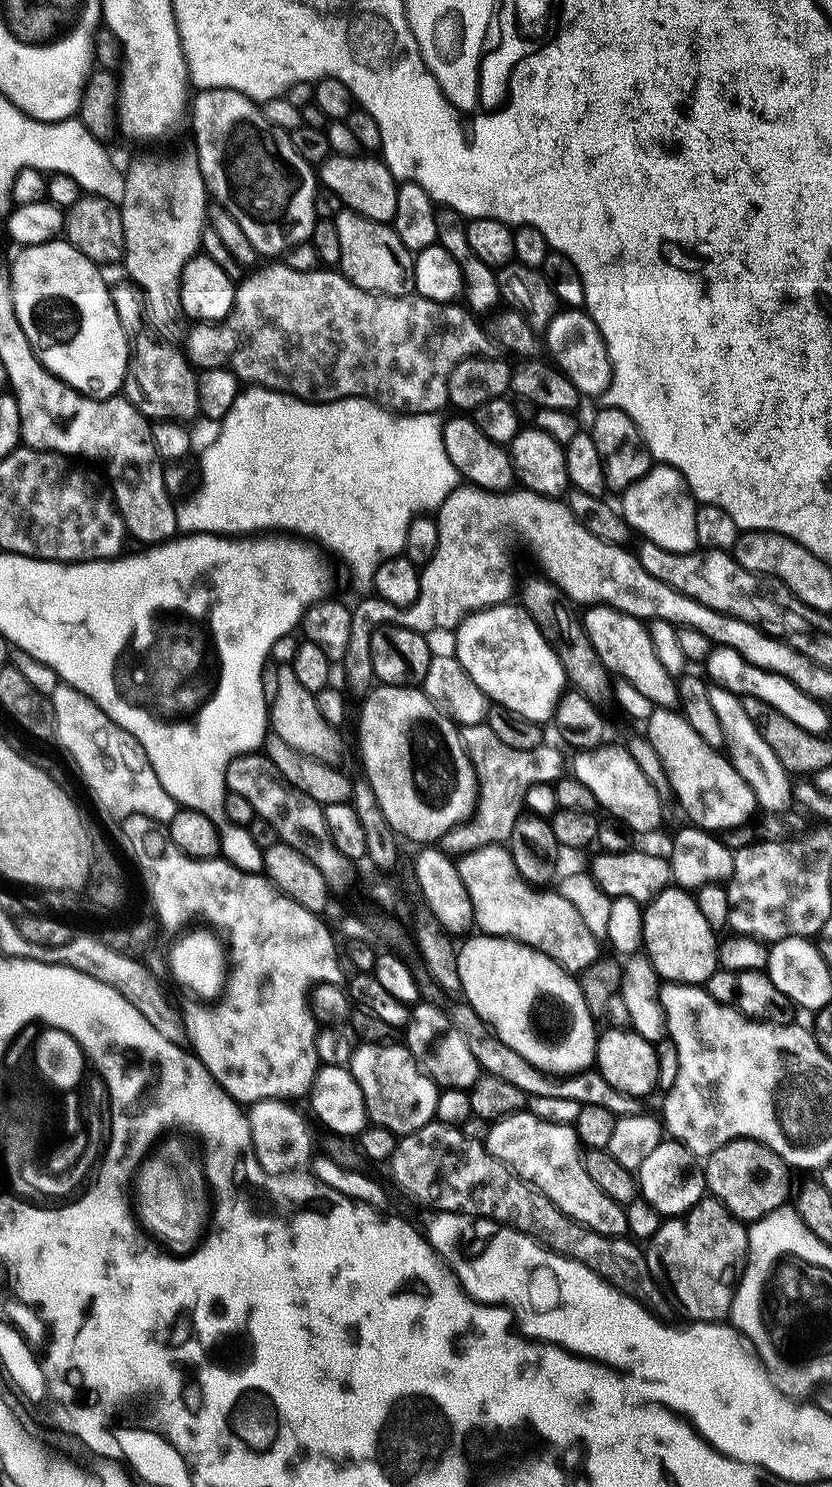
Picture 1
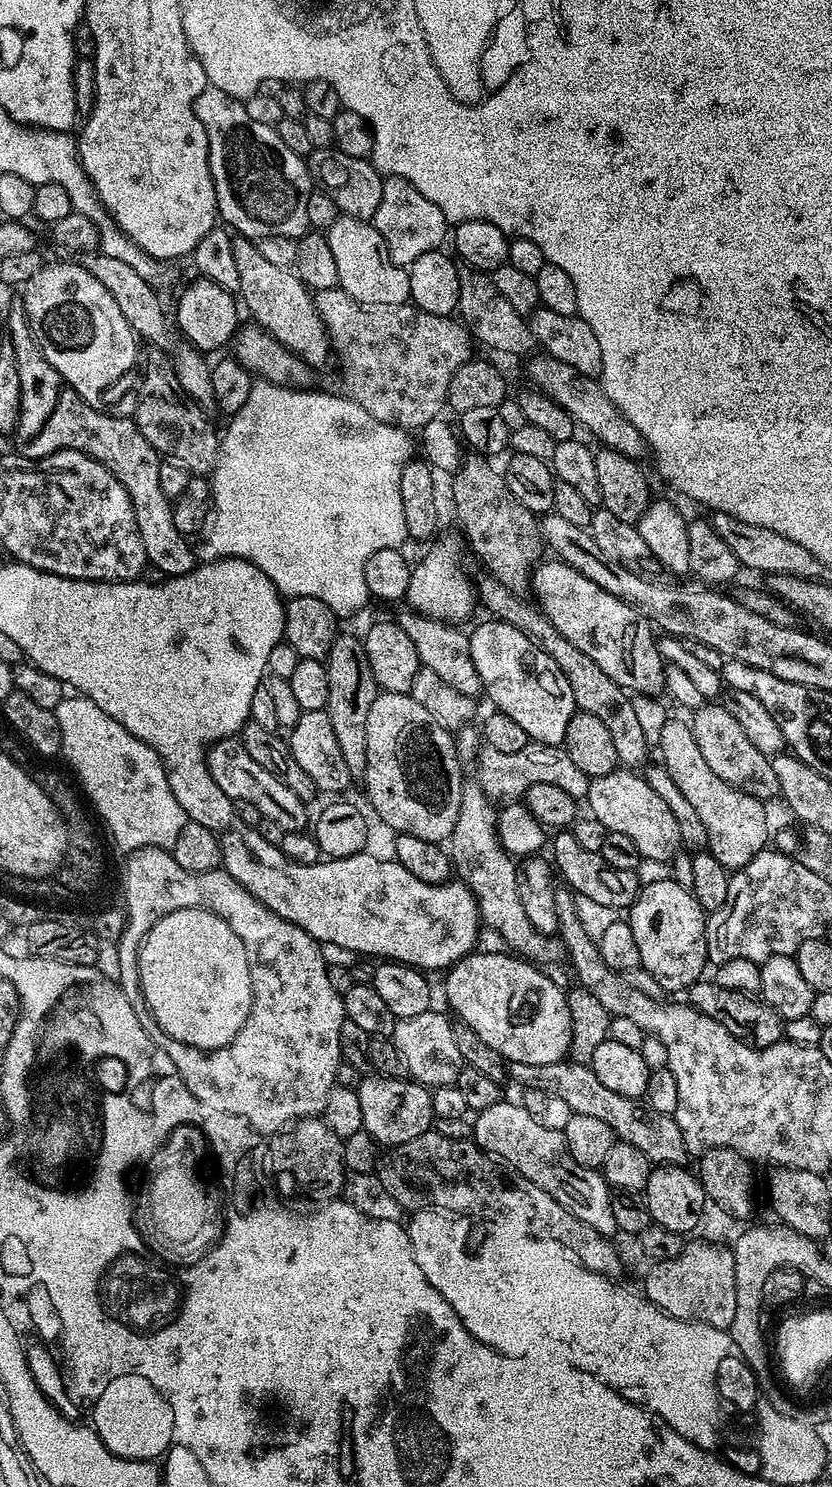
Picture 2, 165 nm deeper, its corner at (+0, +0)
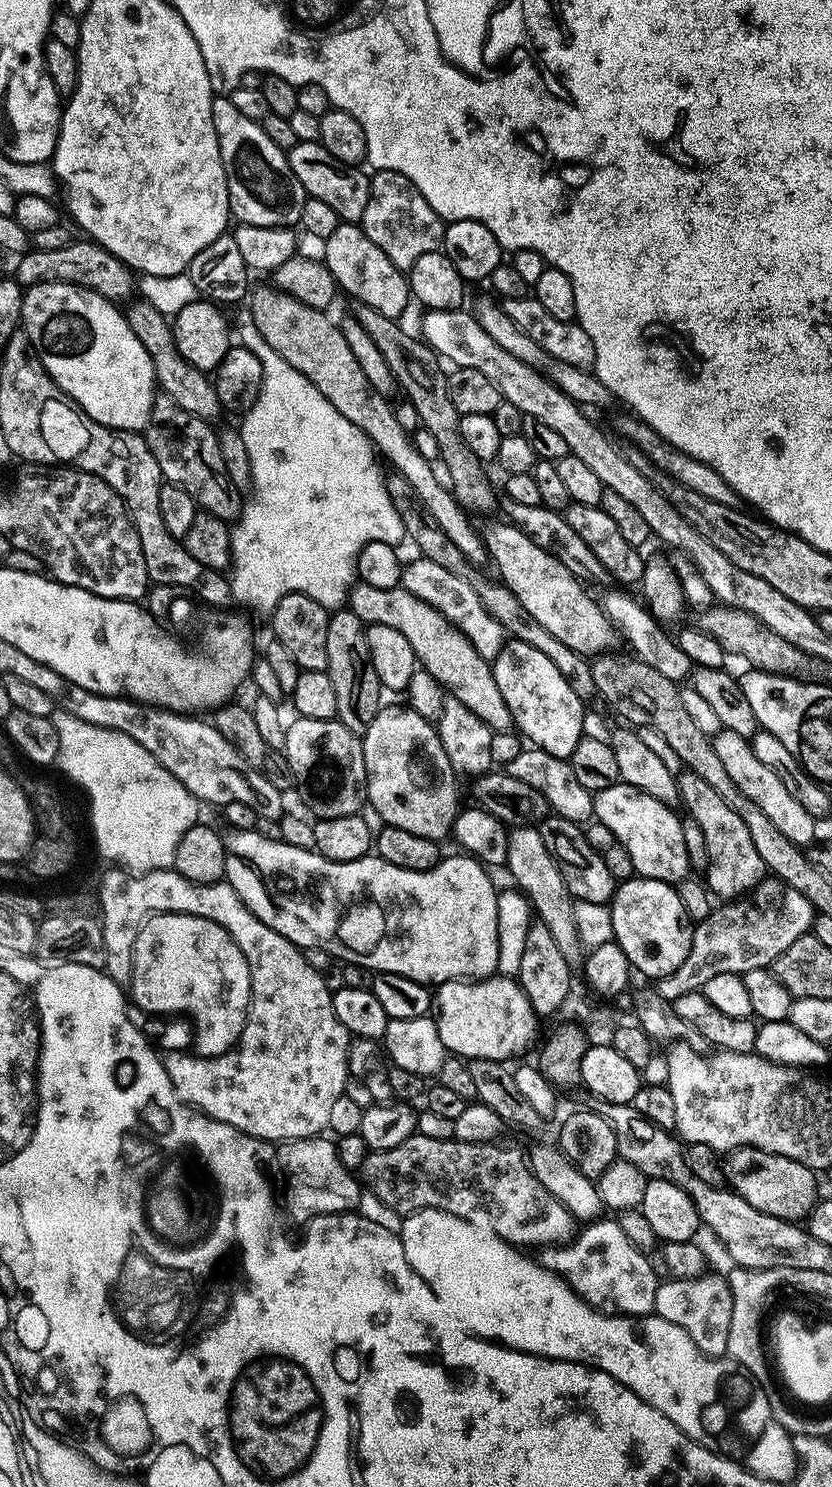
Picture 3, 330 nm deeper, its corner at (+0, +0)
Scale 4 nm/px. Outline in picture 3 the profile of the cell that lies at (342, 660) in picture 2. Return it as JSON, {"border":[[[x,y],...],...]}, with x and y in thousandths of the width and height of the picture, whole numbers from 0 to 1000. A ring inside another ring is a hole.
{"border":[[[404,410],[395,414],[392,421],[392,445],[394,455],[401,459],[406,471],[404,484],[429,494],[436,494],[450,486],[459,475],[457,457],[445,445],[445,434],[440,420],[421,410]]]}

